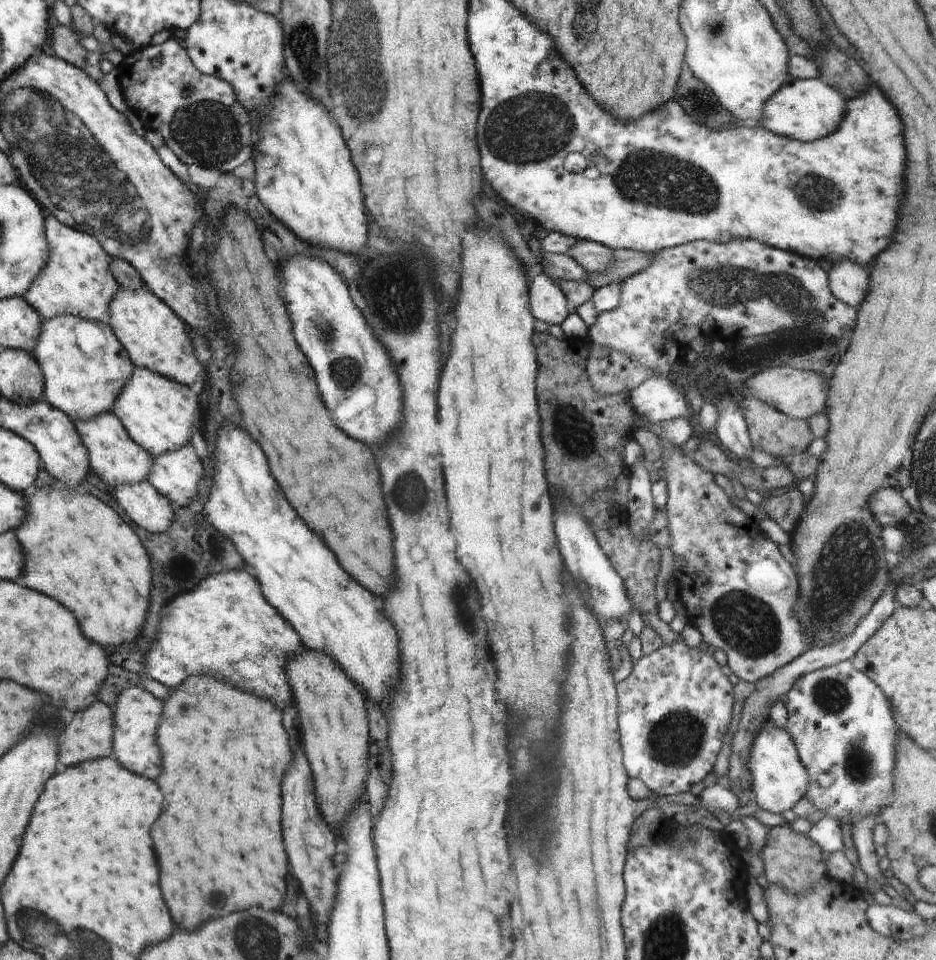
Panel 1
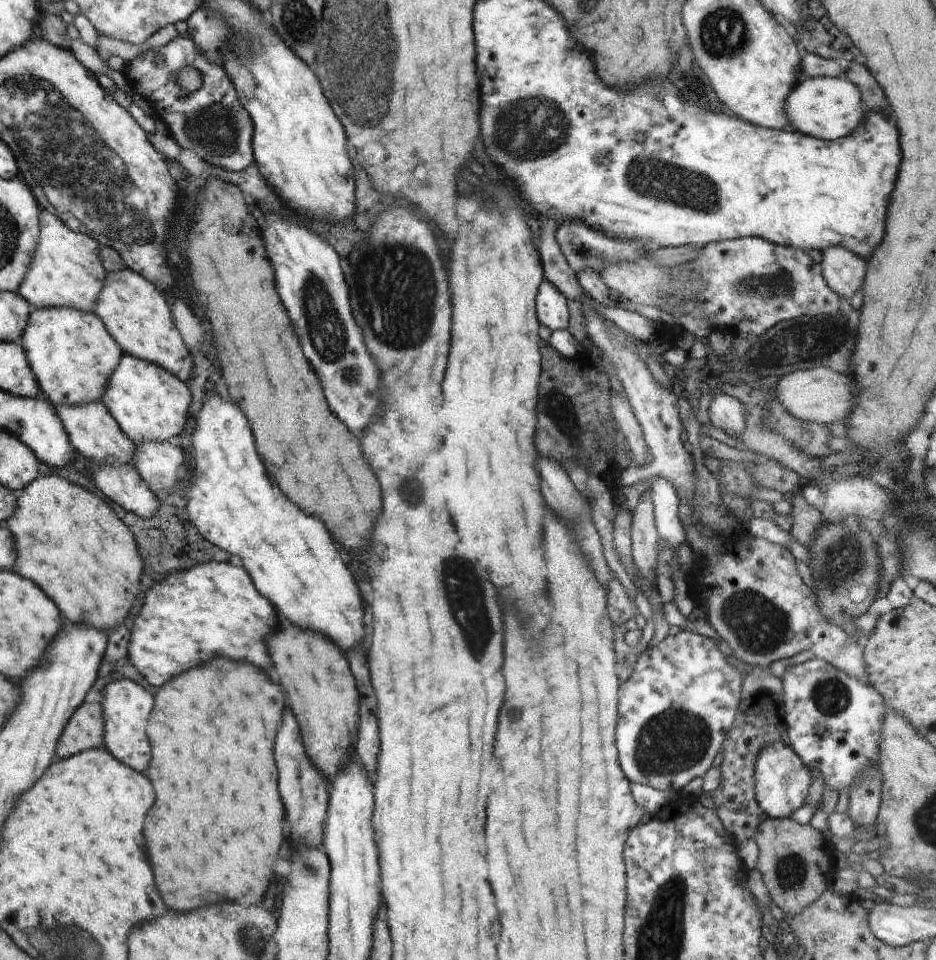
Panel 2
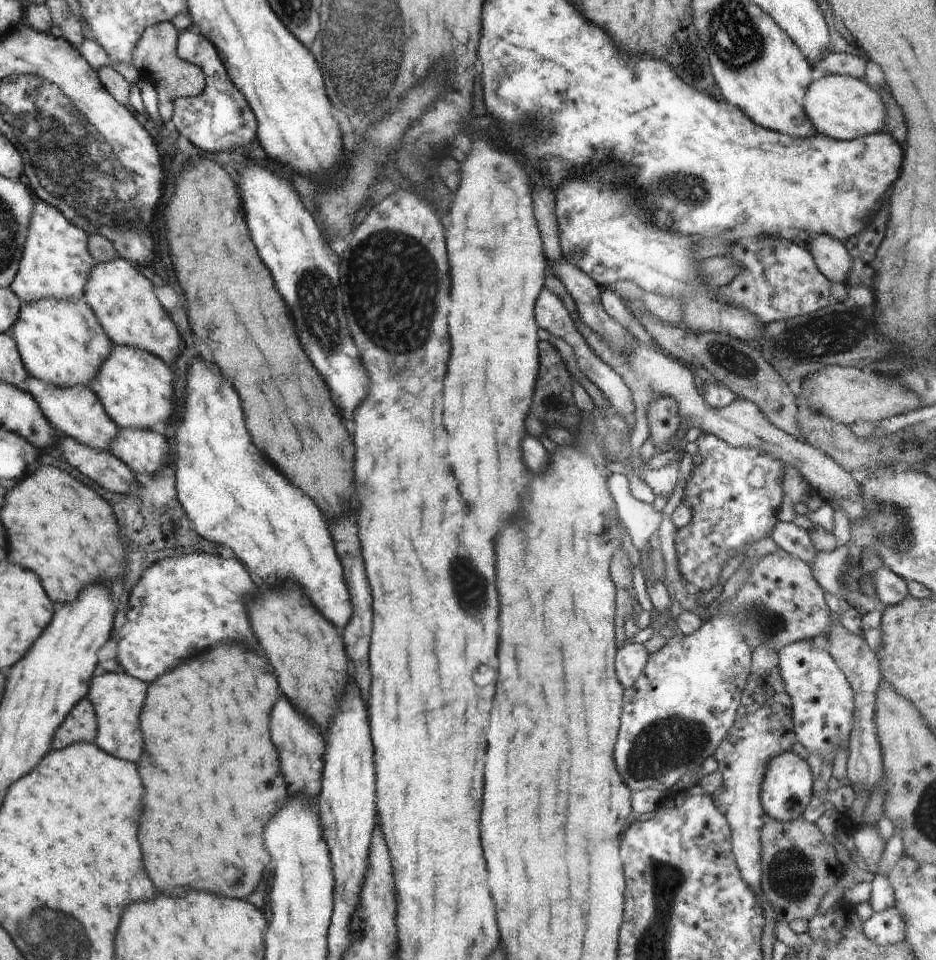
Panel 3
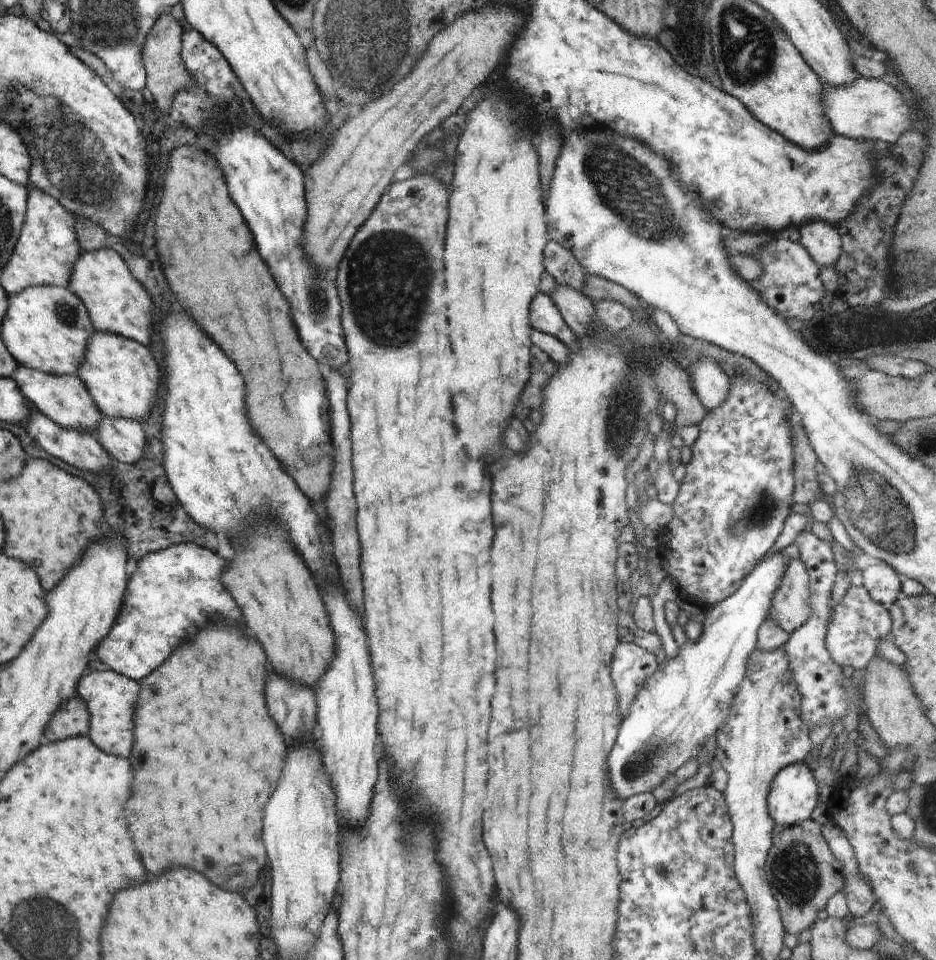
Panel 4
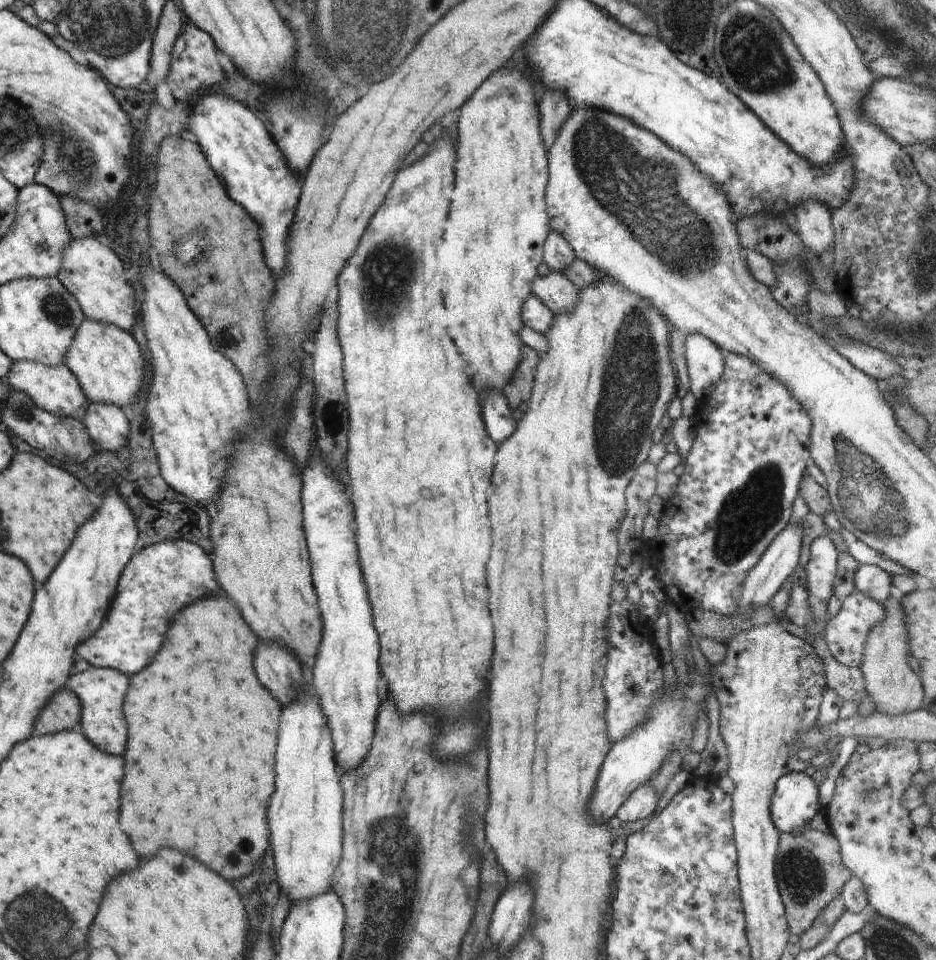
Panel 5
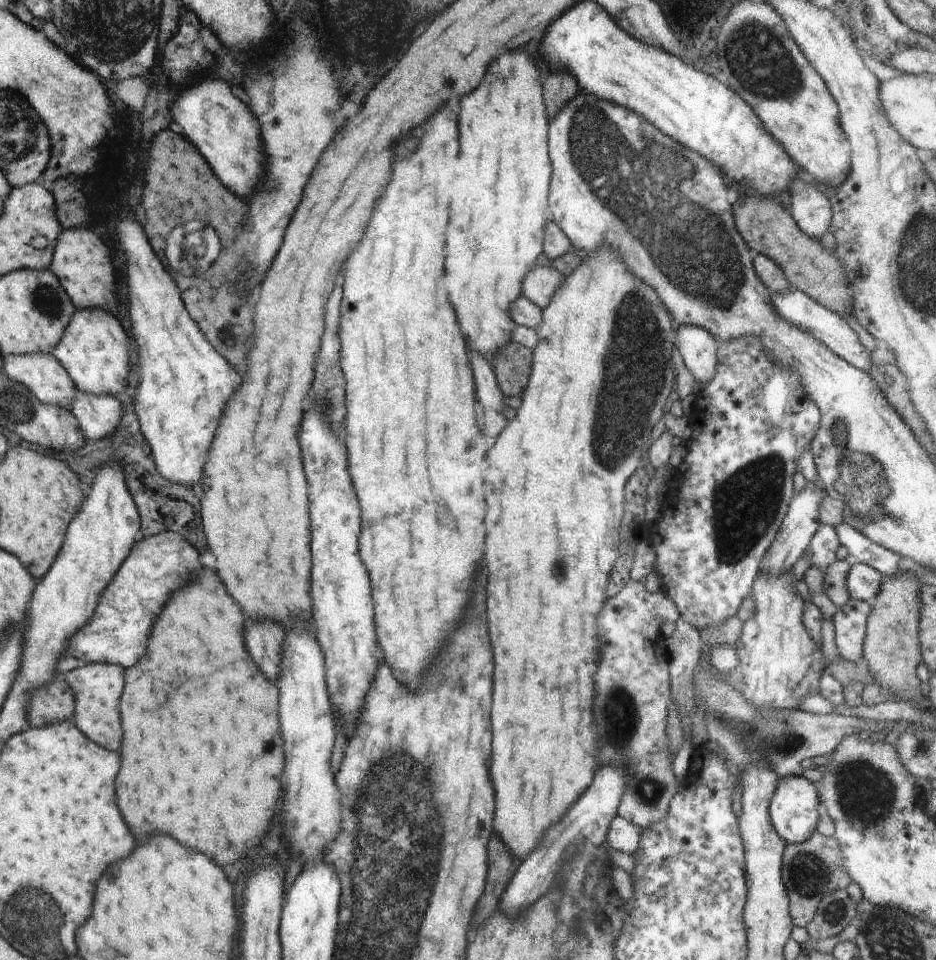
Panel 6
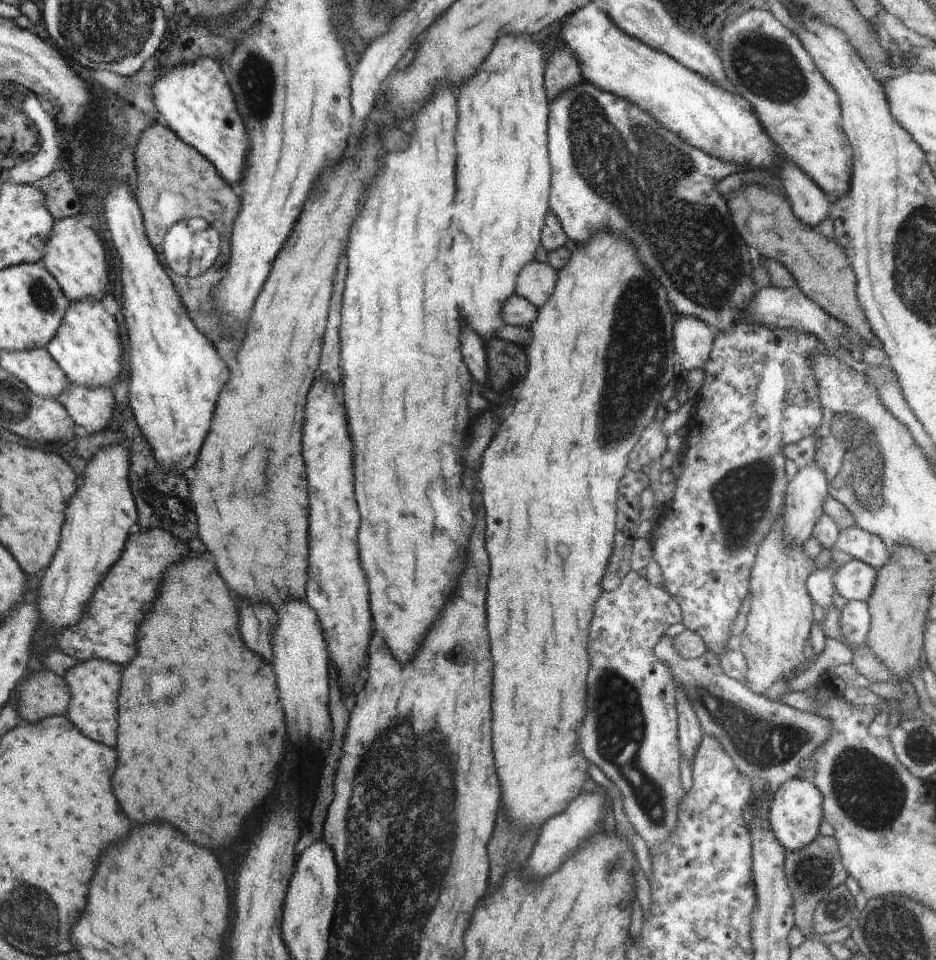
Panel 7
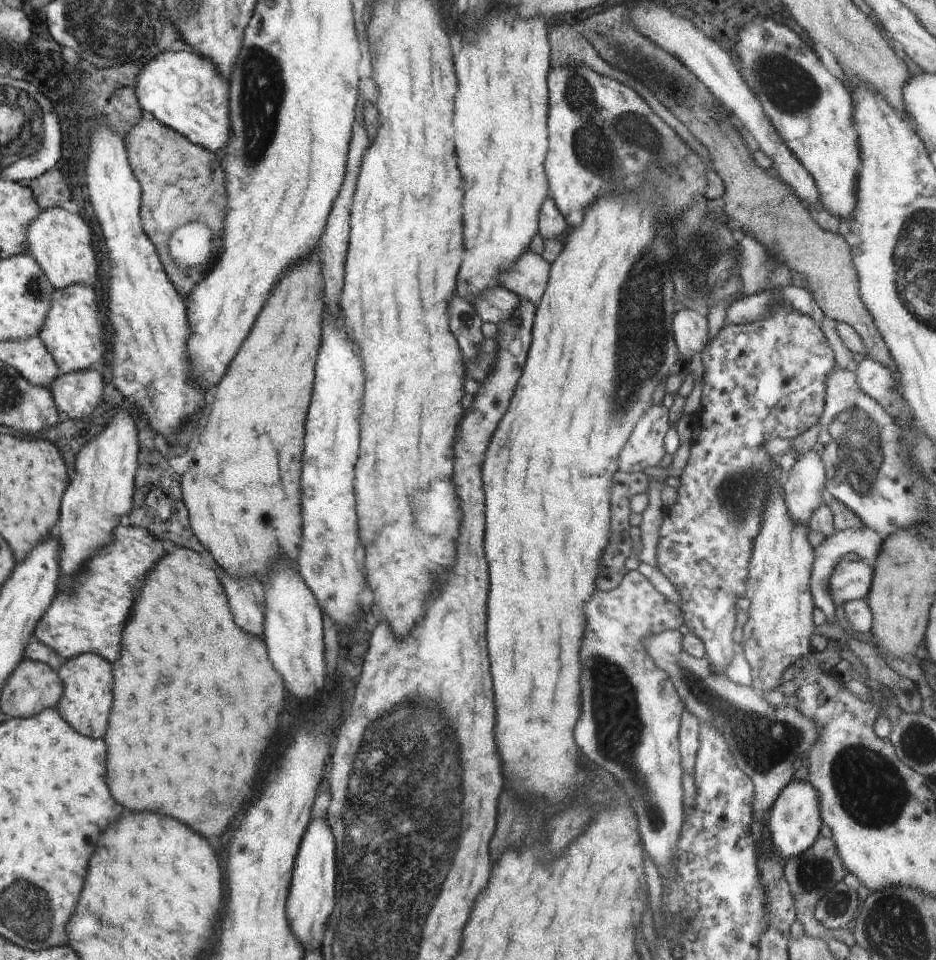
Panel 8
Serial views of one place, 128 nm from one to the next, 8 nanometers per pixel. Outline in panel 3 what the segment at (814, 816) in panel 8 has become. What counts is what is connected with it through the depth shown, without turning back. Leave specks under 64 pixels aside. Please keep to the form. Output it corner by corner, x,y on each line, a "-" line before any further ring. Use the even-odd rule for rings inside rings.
792,750
776,756
769,763
762,782
761,804
765,816
782,823
797,820
807,806
814,801
813,782
815,779
807,761
799,758

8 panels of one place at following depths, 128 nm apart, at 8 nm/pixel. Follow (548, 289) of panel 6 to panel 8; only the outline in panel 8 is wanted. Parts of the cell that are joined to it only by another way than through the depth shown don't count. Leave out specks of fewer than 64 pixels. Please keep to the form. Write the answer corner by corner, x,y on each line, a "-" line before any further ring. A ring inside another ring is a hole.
528,251
522,254
514,268
500,274
498,280
504,288
537,305
548,286
549,270
550,264
541,255

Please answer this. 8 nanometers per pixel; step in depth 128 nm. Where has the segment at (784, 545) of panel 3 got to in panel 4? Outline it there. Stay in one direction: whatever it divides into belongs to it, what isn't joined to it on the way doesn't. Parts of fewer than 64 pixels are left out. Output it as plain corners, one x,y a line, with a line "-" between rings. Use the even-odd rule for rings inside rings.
802,532
795,543
800,549
799,560
805,565
810,588
809,606
810,617
794,633
785,646
787,658
793,671
794,681
797,683
799,694
802,698
801,716
803,721
812,730
819,724
834,724
838,719
844,718
848,710
847,697
843,679
846,670
842,670
830,657
825,646
825,637
831,620
831,591
833,590
836,576
839,572
835,564
835,556
830,544
819,540
811,532

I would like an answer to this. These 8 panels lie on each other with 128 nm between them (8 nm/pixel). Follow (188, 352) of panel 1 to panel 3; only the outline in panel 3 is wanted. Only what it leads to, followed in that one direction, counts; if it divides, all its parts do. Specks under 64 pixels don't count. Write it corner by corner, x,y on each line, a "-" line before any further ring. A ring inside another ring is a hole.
119,258
94,262
82,299
93,310
97,322
113,344
135,347
160,358
166,365
180,352
180,340
174,324
153,292
153,285
130,261

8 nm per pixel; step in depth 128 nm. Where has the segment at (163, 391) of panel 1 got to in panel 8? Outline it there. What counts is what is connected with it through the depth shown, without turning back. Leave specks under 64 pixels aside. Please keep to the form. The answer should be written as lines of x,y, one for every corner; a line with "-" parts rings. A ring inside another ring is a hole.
86,284
68,286
66,290
54,288
53,292
53,309
39,337
56,360
61,374
86,372
86,368
90,368
104,354
102,332
96,318
96,294

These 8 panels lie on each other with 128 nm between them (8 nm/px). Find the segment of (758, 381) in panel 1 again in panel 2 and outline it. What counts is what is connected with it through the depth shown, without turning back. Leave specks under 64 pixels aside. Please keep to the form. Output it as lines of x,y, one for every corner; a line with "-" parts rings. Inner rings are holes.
818,366
813,369
794,370
780,377
778,384
774,387
776,400
797,419
823,425
834,424
838,420
846,421
850,410
854,408
856,388
849,373
840,374
832,368

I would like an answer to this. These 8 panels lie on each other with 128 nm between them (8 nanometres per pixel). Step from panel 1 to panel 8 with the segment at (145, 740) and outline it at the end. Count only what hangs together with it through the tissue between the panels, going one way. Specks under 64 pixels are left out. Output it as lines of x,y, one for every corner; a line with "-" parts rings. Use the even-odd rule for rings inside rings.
92,653
81,654
80,657
66,659
66,662
57,670
65,686
65,694
57,706
57,710
66,722
90,738
102,738
112,706
112,672
110,664

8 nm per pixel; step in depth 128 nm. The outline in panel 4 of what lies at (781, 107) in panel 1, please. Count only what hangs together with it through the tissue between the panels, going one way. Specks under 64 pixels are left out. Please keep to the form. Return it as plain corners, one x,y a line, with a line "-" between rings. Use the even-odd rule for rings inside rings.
855,76
854,83
842,87
828,87
823,90
823,108
837,135
858,140
878,140
888,146
898,143
908,128
912,128
914,112
906,104
904,96
882,80

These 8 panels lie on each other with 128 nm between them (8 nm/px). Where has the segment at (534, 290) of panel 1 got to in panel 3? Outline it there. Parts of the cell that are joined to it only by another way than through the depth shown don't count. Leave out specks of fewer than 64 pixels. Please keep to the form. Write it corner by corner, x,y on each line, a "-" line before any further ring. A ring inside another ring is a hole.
544,287
542,293
536,300
534,315
535,322
539,329
543,329
545,332
554,336
554,338
560,338
560,340
570,345
576,357
576,366
578,366
586,378
590,379
593,384
596,384
596,386
600,388
604,397
606,397
608,402
613,404
614,409
625,418
632,430
635,426
635,409
630,390
626,387
622,378
620,378
608,364
603,363
603,361
588,347
588,344
586,344
584,338
580,335
580,332
578,332
575,322
572,320
572,316
569,314
560,298

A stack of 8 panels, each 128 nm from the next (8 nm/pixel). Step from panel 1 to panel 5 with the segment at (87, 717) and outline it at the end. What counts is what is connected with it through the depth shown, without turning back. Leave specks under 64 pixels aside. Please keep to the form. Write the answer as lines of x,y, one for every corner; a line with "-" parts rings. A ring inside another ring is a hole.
69,687
58,690
42,708
42,712
36,721
34,735
79,729
81,714
82,707
78,696

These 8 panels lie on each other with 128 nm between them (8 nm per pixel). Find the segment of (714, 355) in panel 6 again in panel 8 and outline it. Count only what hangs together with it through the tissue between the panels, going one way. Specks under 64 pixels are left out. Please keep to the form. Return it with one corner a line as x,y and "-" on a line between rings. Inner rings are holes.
679,307
673,318
673,334
680,359
686,362
701,353
708,342
706,314
690,307

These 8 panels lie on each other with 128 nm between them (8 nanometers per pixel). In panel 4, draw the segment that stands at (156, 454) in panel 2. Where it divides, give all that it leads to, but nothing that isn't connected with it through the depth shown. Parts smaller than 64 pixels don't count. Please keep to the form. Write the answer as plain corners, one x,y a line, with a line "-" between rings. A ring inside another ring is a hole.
103,416
94,434
106,452
120,463
133,464
145,457
145,434
138,420

